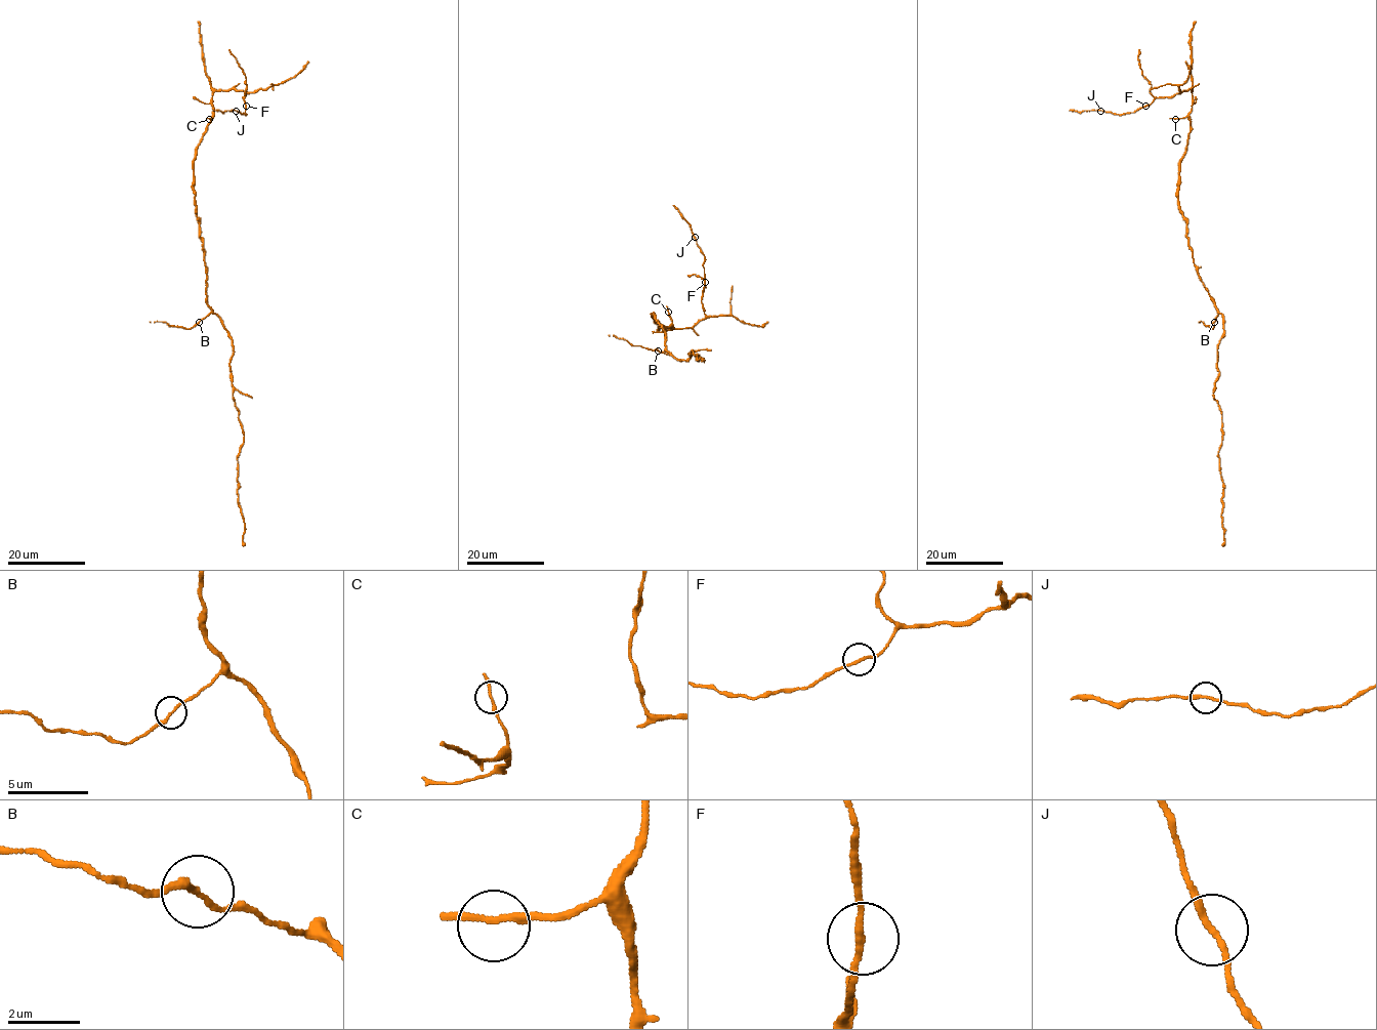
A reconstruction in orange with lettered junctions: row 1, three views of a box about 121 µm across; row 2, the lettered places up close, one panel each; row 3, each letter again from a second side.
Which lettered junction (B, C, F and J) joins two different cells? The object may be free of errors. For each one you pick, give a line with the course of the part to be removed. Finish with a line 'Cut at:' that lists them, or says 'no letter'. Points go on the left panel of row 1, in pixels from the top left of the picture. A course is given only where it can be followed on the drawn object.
Cut at: no letter

